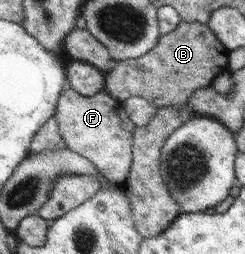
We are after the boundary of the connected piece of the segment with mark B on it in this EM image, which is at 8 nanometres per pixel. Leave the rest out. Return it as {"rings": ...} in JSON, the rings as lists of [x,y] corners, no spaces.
{"rings":[[[181,21],[169,34],[161,35],[158,43],[143,56],[136,59],[114,62],[113,67],[105,76],[105,89],[116,101],[123,104],[131,97],[144,98],[154,107],[178,108],[187,103],[188,96],[196,90],[210,87],[211,83],[224,72],[229,63],[229,51],[222,42],[212,33],[207,25],[196,22]]]}

